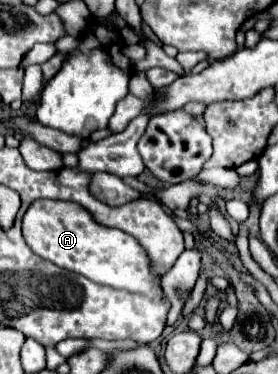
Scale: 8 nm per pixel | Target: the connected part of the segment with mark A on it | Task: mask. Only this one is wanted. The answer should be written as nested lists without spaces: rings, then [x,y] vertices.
[[[54,199],[34,201],[24,213],[22,233],[28,247],[36,255],[52,261],[62,269],[84,275],[94,283],[134,291],[148,299],[154,299],[162,291],[160,279],[156,279],[156,273],[148,263],[148,253],[144,251],[144,247],[140,247],[140,243],[136,243],[132,235],[96,223],[92,213],[80,207],[80,203]]]

